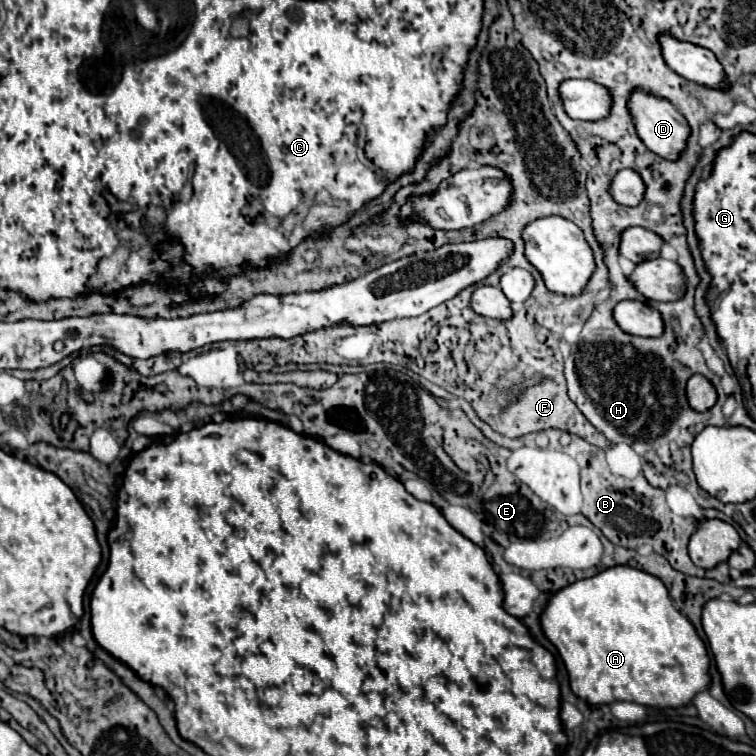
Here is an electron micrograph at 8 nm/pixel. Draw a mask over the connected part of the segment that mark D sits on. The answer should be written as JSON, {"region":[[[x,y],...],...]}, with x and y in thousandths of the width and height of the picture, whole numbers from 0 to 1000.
{"region":[[[840,122],[832,135],[832,148],[837,153],[845,183],[853,188],[853,193],[858,198],[864,198],[869,206],[874,206],[880,212],[896,212],[901,206],[901,201],[909,193],[909,183],[914,177],[914,169],[909,164],[906,153],[898,151],[885,132],[874,132],[864,124],[856,124],[856,122]]]}

